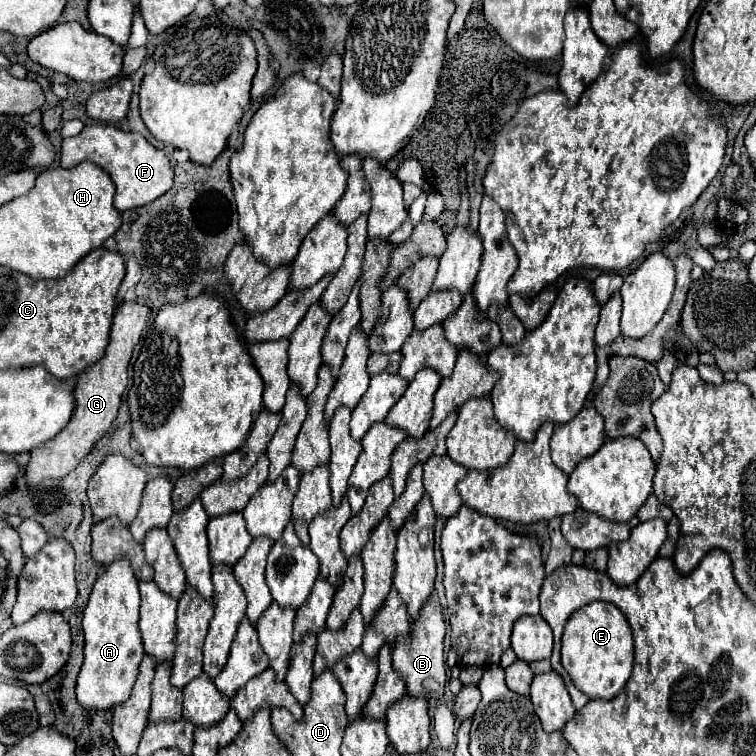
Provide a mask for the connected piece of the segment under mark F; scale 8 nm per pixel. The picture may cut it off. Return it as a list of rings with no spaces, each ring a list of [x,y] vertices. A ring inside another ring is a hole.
[[[86,125],[80,135],[62,141],[62,167],[72,169],[84,161],[96,163],[112,177],[116,185],[114,207],[120,213],[156,201],[174,183],[174,171],[164,151],[152,147],[140,133],[126,133],[122,129],[116,129],[114,125]]]

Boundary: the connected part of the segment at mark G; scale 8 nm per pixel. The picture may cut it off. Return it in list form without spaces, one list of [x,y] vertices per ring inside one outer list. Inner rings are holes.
[[[122,301],[120,309],[116,309],[112,331],[110,331],[110,343],[106,347],[104,359],[88,367],[84,373],[78,375],[76,387],[74,387],[74,413],[68,421],[68,425],[50,441],[36,447],[30,453],[30,463],[26,467],[26,481],[30,485],[36,485],[44,479],[64,477],[70,473],[94,447],[94,443],[108,431],[112,421],[118,415],[120,397],[128,385],[128,363],[132,357],[132,349],[140,341],[142,333],[148,327],[150,319],[150,305],[140,301]]]

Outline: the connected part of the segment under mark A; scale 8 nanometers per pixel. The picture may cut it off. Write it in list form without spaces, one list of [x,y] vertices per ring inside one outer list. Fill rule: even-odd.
[[[118,559],[94,583],[90,601],[84,609],[84,665],[78,673],[76,697],[86,711],[108,711],[130,697],[138,665],[144,657],[138,633],[138,581],[128,559]]]

